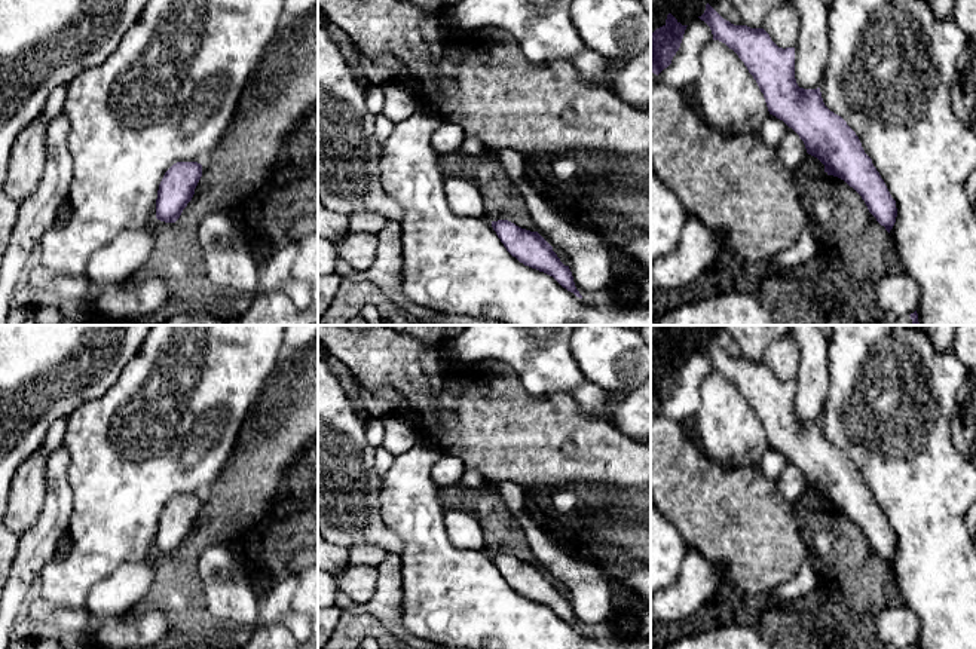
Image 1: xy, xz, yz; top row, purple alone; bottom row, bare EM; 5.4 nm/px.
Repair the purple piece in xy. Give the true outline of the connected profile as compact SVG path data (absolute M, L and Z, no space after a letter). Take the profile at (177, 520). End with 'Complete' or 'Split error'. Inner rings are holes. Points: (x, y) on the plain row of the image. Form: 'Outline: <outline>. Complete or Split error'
Outline: M177 495L163 508L156 532L156 551L175 555L183 542L192 533L195 521L202 509L202 498L198 495Z. Complete

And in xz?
Outline: M508 552L492 554L492 560L507 584L524 599L553 609L563 621L582 631L569 599L565 599L553 579L538 566L521 561Z. Complete

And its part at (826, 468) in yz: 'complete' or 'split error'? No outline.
complete

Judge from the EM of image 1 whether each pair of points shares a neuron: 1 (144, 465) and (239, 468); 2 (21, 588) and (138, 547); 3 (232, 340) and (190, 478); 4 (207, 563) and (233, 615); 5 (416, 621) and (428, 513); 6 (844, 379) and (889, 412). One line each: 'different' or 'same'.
1: different
2: different
3: same
4: same
5: same
6: same

